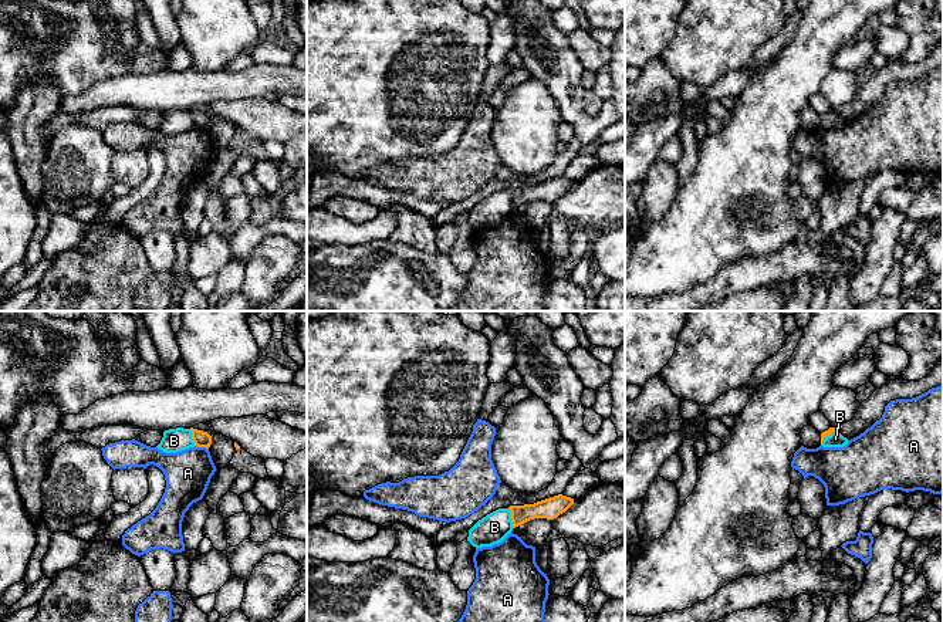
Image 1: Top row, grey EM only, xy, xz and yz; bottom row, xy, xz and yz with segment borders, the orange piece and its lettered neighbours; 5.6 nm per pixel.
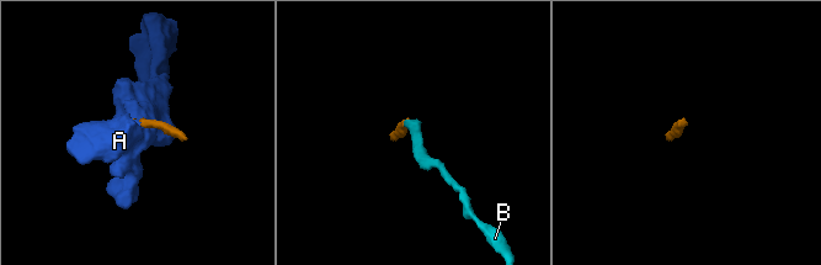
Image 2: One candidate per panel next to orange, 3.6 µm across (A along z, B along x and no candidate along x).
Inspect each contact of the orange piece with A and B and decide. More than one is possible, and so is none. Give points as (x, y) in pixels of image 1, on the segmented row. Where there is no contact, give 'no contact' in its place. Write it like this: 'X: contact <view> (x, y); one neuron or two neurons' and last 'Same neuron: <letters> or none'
A: contact xy (202, 446); two neurons
B: contact xz (511, 517); one neuron
Same neuron: B

